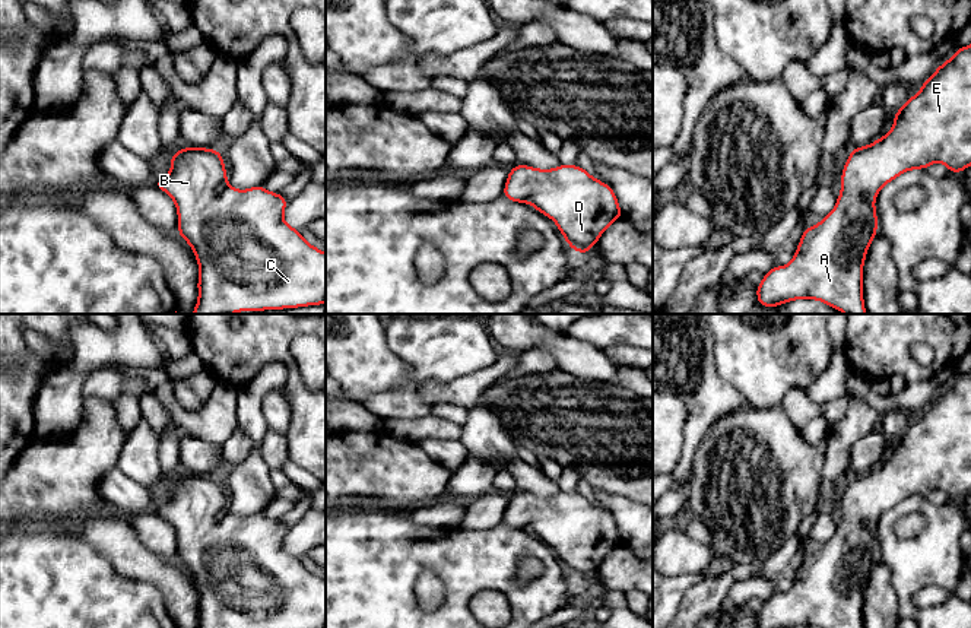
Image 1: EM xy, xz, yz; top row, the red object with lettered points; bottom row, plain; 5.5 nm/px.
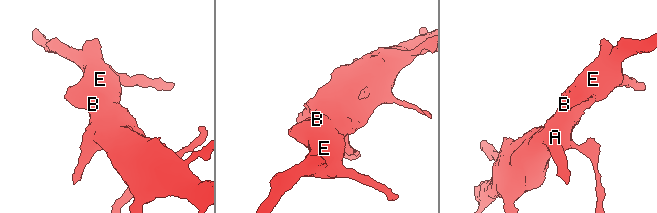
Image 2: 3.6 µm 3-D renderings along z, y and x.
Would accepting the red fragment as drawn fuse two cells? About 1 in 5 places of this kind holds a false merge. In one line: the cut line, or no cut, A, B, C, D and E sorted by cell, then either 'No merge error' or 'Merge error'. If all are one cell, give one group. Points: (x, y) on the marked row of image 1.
No split. Groups: A B C D E. No merge error

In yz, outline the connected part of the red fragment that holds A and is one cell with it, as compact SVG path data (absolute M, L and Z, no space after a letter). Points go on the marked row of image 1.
M971 45L958 47L949 60L937 66L934 73L923 85L920 85L918 93L914 96L910 96L907 102L898 108L898 111L894 114L894 127L885 136L882 136L880 139L876 139L873 143L867 146L850 149L848 159L844 164L844 168L841 171L841 193L837 197L835 207L825 218L822 218L818 225L806 226L803 229L803 235L797 244L797 250L793 254L793 259L788 264L774 266L767 273L764 273L762 282L755 286L758 304L765 308L775 308L778 305L783 305L796 299L815 299L815 301L822 301L824 304L838 311L843 311L844 314L867 314L864 307L864 298L863 298L863 266L864 266L869 245L878 235L878 212L875 207L875 199L888 183L894 181L901 174L911 169L927 169L934 162L943 164L951 174L961 174L964 169L971 166Z

